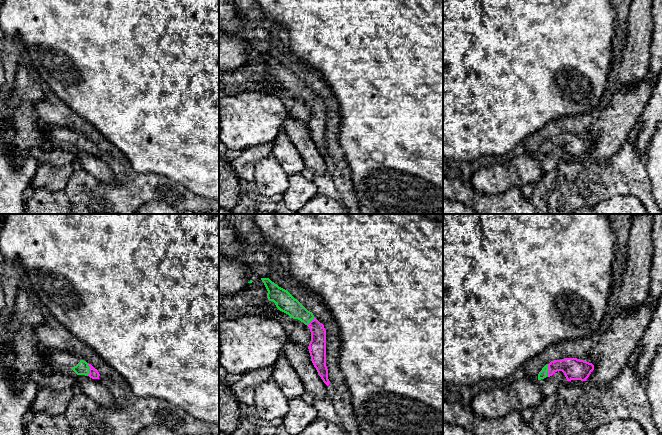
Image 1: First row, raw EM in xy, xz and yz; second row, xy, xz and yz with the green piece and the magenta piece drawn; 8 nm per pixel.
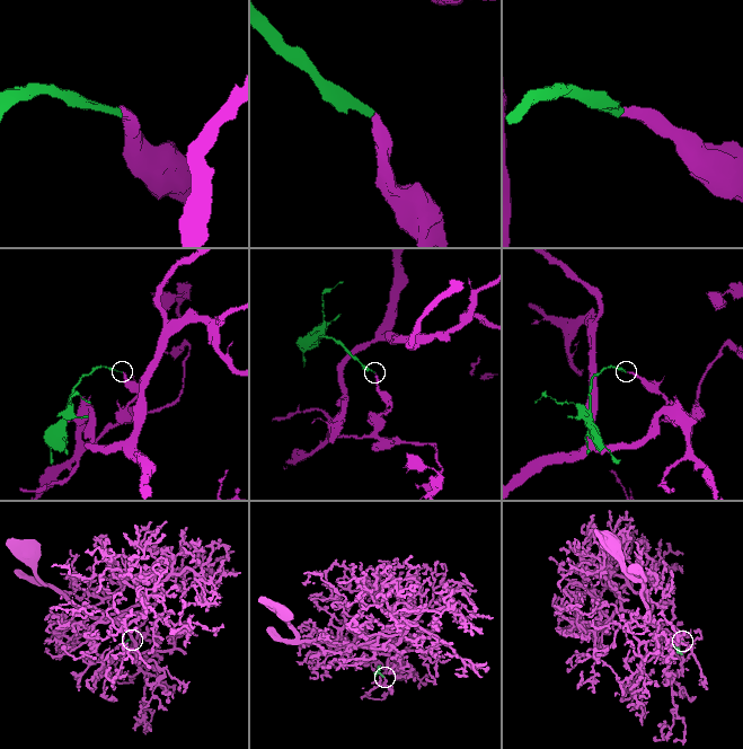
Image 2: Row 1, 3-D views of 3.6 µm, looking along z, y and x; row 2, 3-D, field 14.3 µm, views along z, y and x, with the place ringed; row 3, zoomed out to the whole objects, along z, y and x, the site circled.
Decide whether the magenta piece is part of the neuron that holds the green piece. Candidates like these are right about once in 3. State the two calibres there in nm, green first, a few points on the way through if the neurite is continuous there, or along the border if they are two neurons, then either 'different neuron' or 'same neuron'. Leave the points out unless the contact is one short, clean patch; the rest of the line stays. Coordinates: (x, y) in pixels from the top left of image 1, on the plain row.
110 nm thick on the green side, 80 nm on the other; runs through xy (82, 144), (88, 145), (93, 149); same neuron

